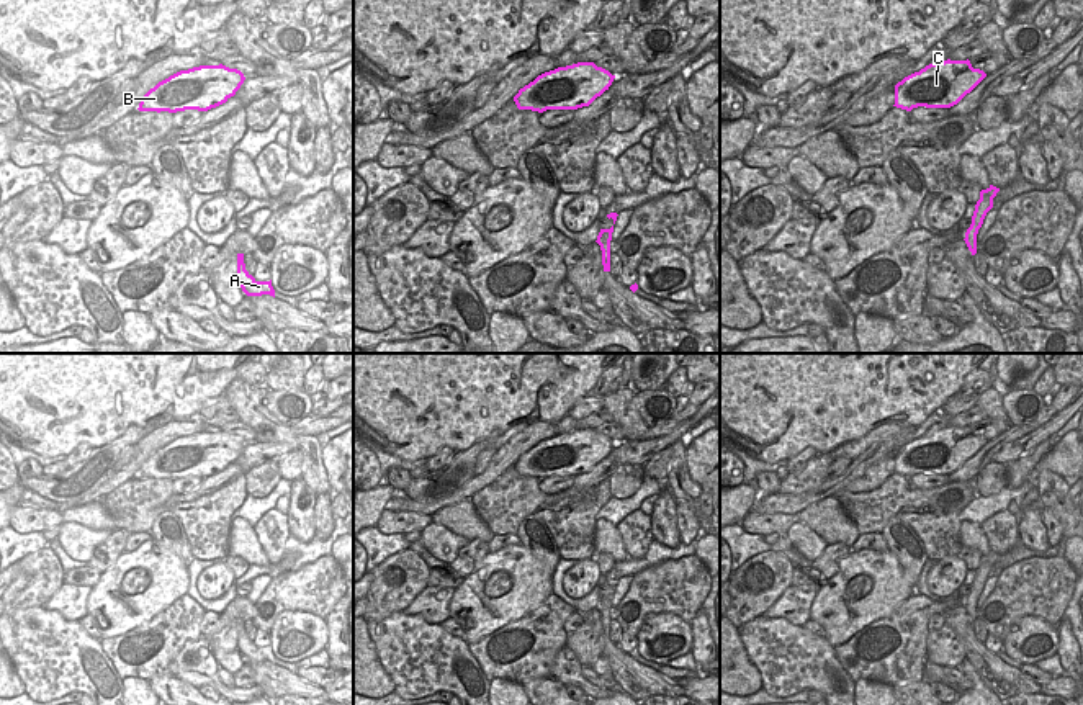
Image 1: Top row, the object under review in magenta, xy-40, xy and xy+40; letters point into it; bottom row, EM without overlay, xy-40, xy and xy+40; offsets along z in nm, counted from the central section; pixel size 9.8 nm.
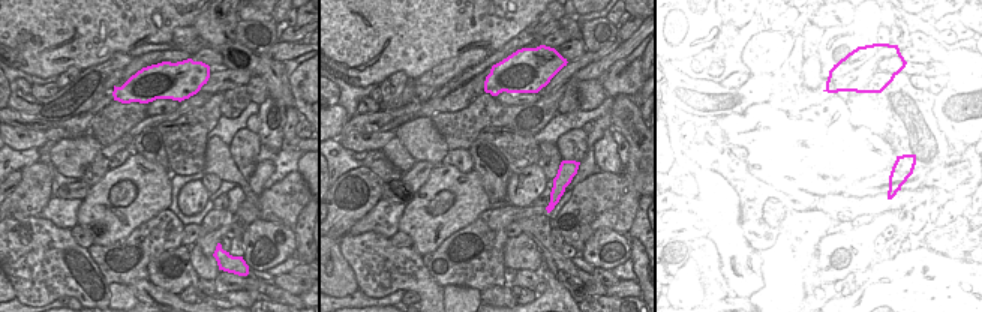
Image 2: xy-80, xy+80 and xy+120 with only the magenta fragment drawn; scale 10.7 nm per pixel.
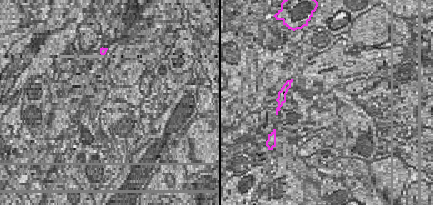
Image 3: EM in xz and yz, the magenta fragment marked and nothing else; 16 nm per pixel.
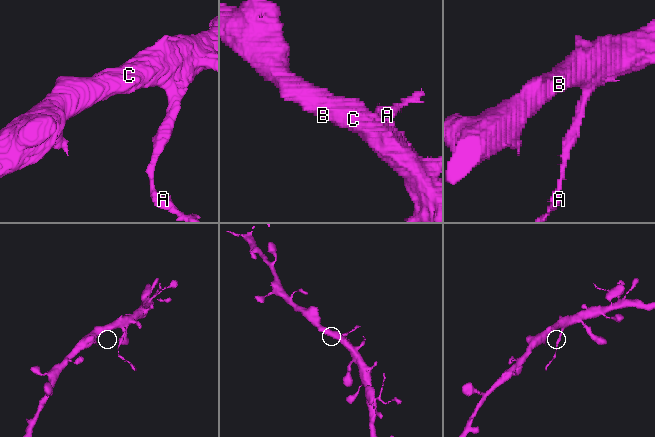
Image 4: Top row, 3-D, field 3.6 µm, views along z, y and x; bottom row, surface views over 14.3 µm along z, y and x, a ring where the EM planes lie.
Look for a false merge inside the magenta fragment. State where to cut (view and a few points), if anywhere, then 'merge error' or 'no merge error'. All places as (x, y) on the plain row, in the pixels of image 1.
xy+40 (972, 589), (977, 597) | merge error

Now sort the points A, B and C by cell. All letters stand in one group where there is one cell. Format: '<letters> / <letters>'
A / B C

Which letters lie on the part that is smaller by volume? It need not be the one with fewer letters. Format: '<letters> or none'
A

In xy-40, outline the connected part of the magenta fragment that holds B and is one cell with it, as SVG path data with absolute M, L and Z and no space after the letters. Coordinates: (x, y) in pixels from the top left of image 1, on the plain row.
M200 432L180 437L151 455L139 469L139 478L208 478L226 469L244 450L237 435Z

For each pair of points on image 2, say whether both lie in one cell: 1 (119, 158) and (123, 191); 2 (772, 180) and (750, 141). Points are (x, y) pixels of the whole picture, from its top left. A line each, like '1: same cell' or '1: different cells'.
1: different cells
2: different cells

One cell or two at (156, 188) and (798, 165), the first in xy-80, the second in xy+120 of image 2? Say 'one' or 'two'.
two

